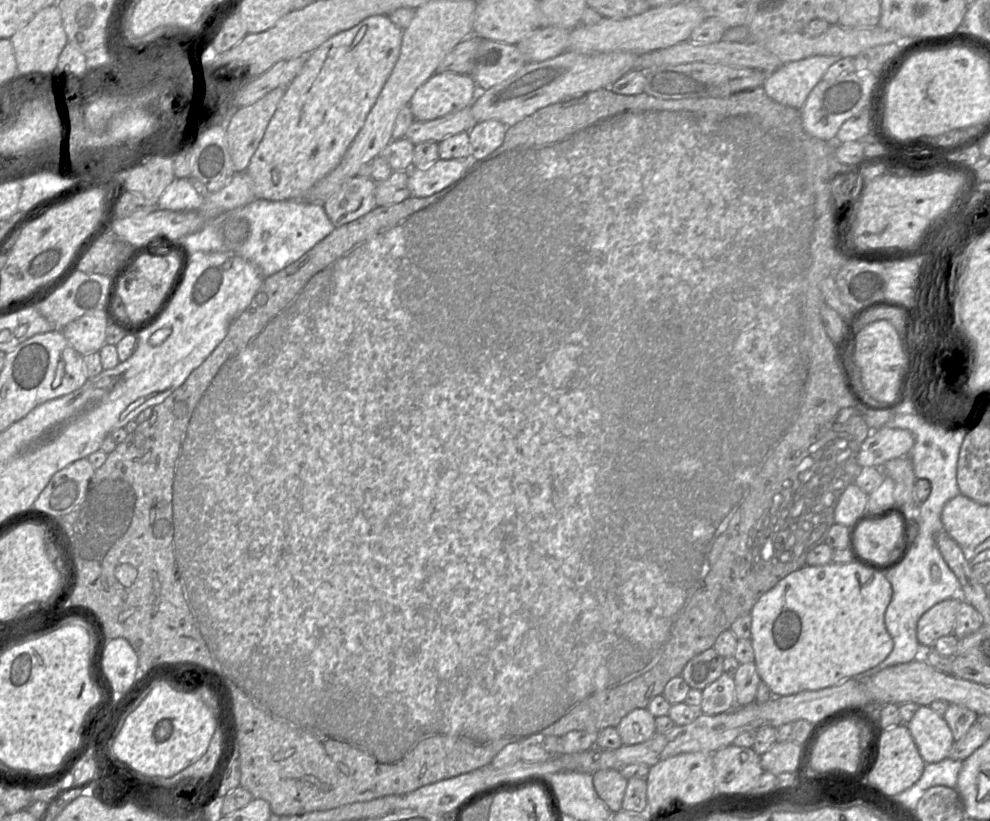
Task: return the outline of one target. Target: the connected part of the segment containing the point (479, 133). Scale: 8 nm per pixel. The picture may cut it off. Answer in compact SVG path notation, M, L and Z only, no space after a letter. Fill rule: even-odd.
M490 119L476 123L468 132L472 156L483 161L498 149L504 141L507 126L499 120Z

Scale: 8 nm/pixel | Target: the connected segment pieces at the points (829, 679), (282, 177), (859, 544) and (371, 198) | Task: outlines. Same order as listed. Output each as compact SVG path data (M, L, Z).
M866 562L806 565L782 579L757 601L751 611L754 663L774 697L820 690L851 679L884 661L894 641L885 625L885 613L893 596L885 568Z
M372 15L362 20L356 26L330 37L306 57L305 64L301 71L287 85L285 93L278 103L276 111L266 128L264 136L247 167L247 173L253 180L253 193L256 199L270 201L306 200L307 192L337 167L361 130L367 115L375 104L385 82L390 76L399 58L402 33L403 29L393 24L388 15Z
M906 513L874 517L858 528L856 547L862 556L877 562L885 562L896 551L907 528Z
M355 176L345 182L336 194L321 203L332 224L338 228L377 207L376 185L372 178Z

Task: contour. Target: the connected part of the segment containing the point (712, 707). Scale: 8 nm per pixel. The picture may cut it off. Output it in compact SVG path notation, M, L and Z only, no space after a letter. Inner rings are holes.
M724 672L717 680L702 690L702 701L699 712L707 715L716 715L730 711L733 708L740 708L736 706L734 678Z

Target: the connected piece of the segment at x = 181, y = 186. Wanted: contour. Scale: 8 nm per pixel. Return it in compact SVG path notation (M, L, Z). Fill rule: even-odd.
M175 178L159 198L157 209L191 211L203 202L204 198L196 192L188 178Z

